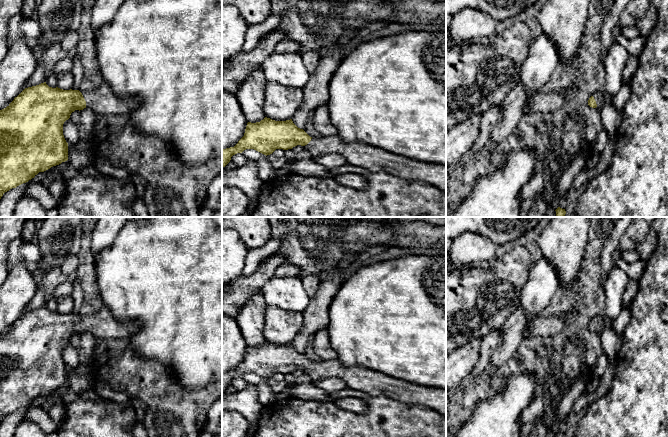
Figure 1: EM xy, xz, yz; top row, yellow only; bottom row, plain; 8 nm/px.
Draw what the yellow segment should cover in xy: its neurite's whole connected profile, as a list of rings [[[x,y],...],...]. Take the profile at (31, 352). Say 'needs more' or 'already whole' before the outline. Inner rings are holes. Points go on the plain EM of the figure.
needs more; [[[46,306],[25,312],[6,332],[0,334],[0,423],[5,416],[28,406],[39,396],[68,384],[68,367],[63,359],[63,348],[70,342],[72,336],[88,331],[94,335],[95,341],[108,338],[128,339],[137,327],[136,324],[119,322],[105,306],[102,306],[96,314],[86,317],[52,312]]]

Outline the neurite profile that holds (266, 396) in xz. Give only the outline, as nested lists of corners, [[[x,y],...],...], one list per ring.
[[[246,373],[242,378],[248,383],[255,385],[258,388],[258,401],[263,406],[268,405],[276,400],[276,394],[268,385],[267,380],[254,374]]]

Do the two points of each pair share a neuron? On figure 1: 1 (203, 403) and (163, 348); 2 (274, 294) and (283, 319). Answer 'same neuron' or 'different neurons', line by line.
1: different neurons
2: different neurons

